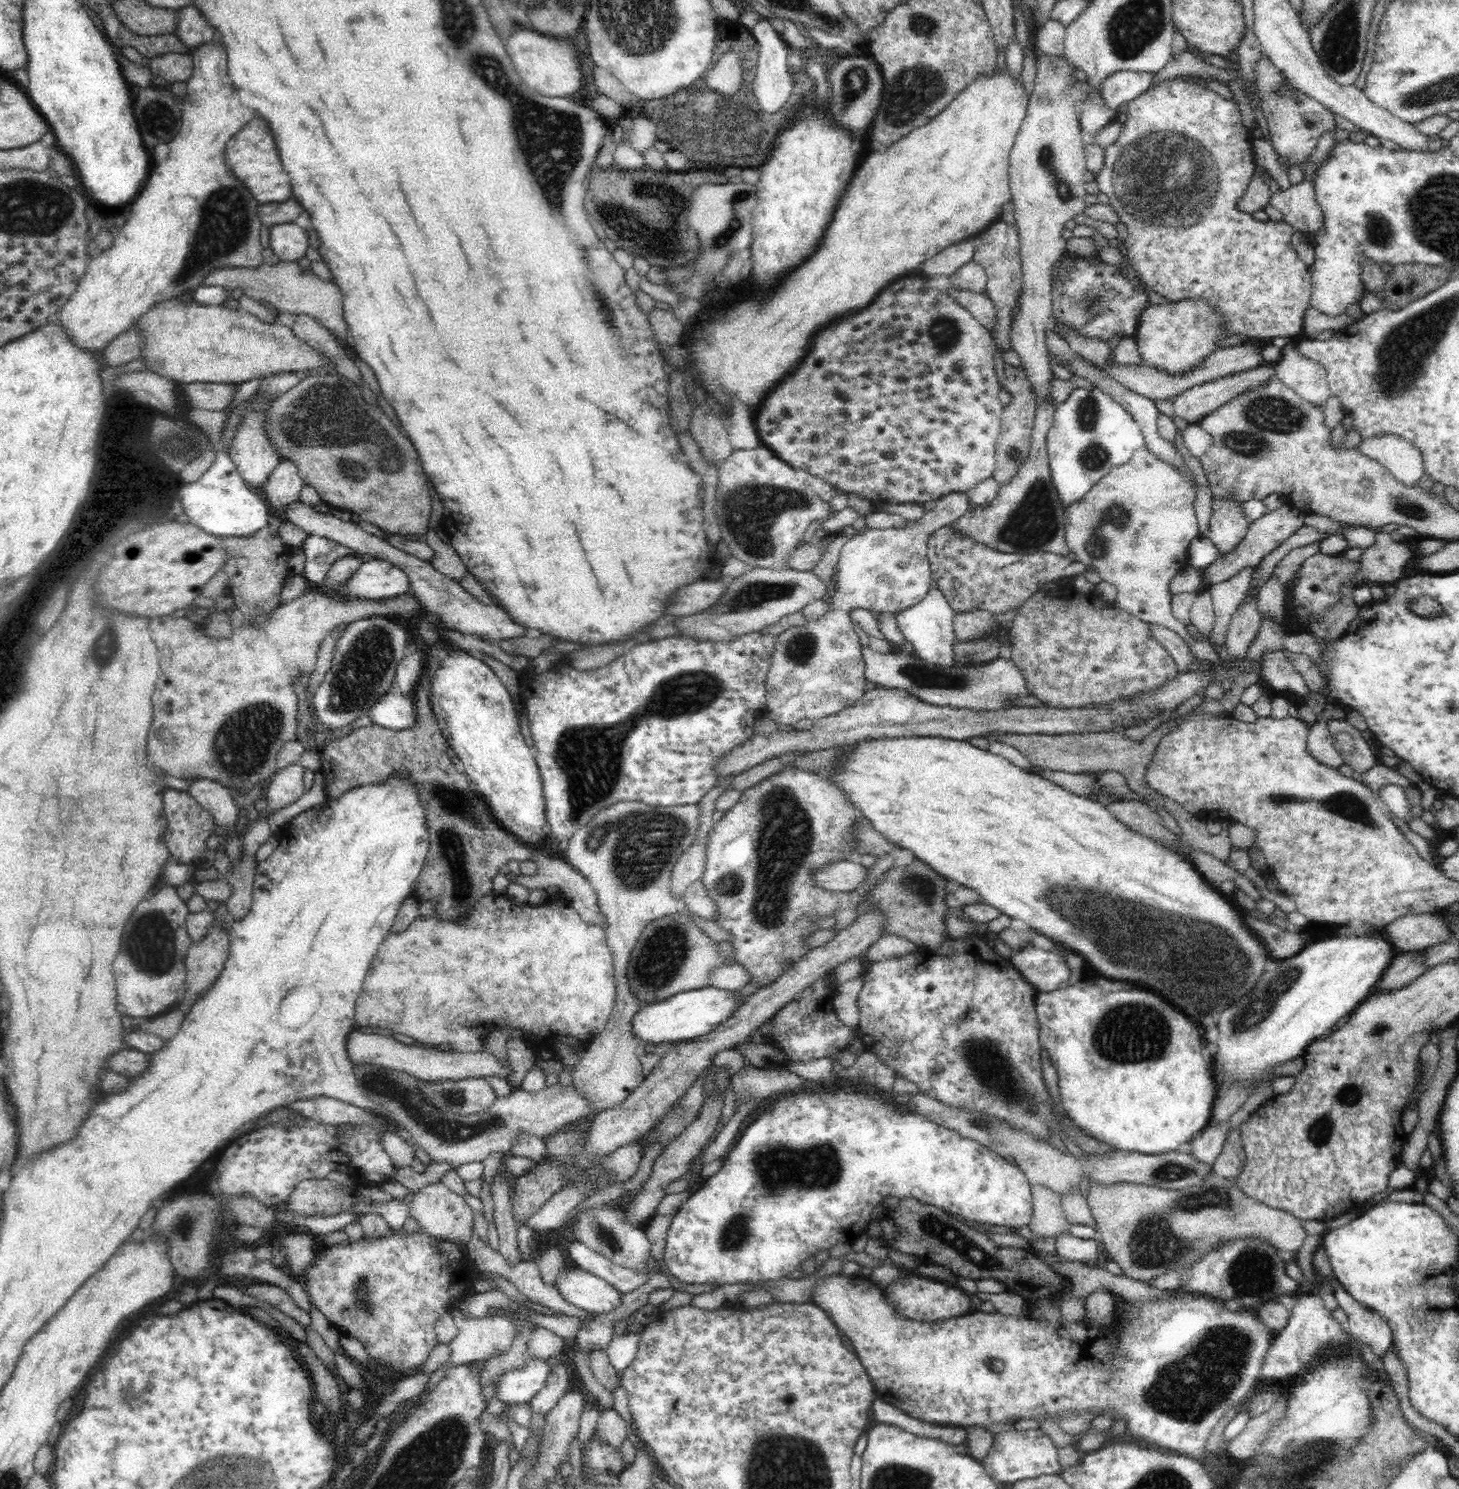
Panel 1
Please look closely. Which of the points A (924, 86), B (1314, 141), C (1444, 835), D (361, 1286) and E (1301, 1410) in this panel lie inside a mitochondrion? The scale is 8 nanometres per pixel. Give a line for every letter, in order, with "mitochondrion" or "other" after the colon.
A: mitochondrion
B: other
C: other
D: mitochondrion
E: other

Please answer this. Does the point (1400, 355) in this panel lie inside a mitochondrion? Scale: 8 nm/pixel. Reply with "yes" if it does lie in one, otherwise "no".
yes

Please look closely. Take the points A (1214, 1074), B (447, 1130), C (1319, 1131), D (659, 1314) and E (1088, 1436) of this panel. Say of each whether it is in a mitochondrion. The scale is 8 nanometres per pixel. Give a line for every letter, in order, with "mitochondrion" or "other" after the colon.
A: other
B: mitochondrion
C: mitochondrion
D: other
E: other

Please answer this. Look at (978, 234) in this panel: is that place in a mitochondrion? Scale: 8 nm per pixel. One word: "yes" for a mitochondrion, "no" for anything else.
no

